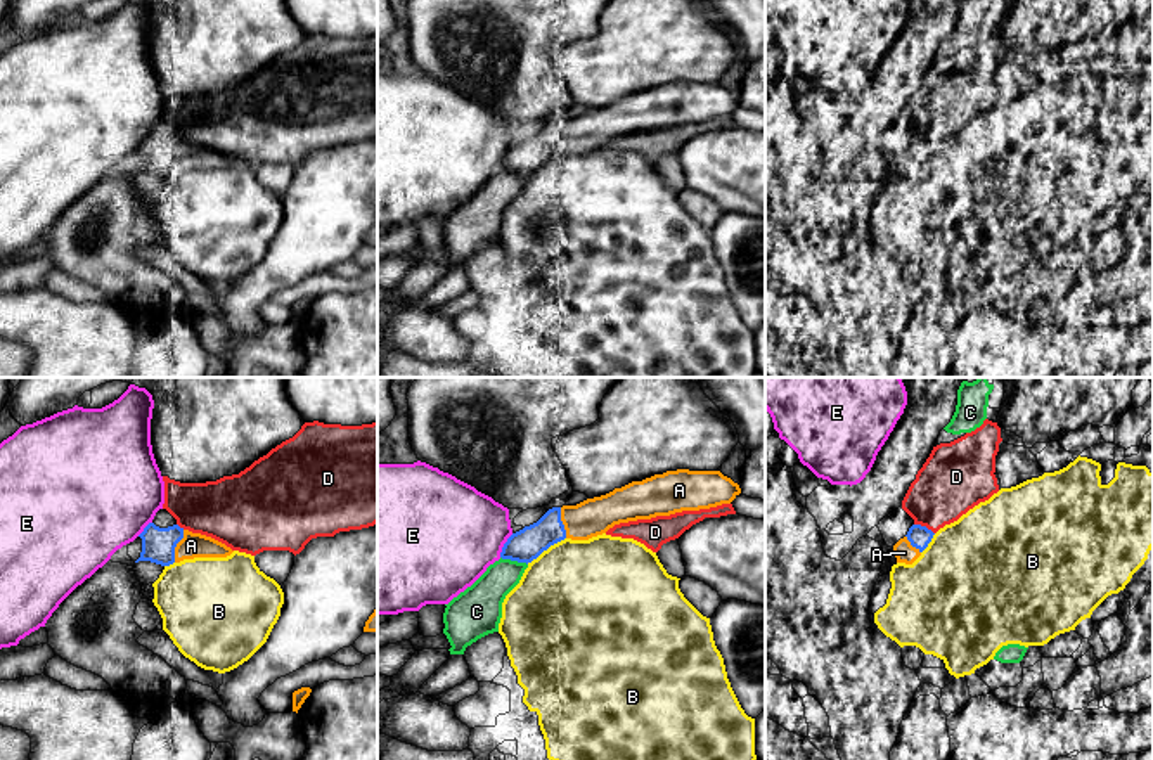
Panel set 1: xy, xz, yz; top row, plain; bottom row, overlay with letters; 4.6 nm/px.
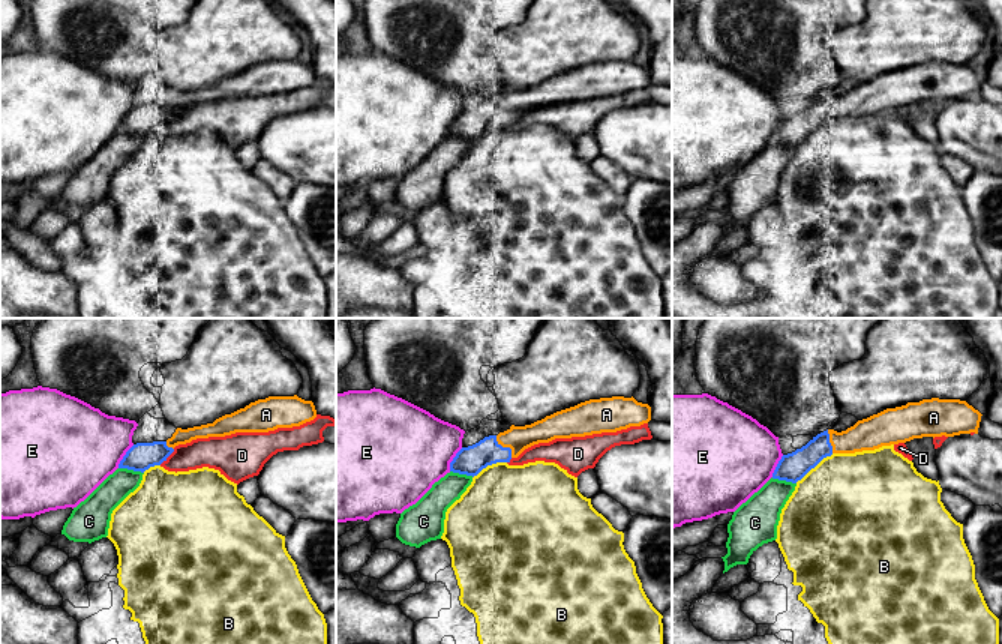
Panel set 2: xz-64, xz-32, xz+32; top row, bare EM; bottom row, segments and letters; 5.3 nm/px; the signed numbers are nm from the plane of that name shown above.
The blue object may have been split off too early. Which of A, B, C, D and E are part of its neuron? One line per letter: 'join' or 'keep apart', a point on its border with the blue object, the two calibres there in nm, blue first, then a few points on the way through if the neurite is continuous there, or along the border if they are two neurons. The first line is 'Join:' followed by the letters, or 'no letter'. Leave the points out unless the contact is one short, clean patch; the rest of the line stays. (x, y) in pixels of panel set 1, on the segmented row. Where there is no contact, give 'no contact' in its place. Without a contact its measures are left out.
Join: A
A: join; meets blue in xy at (175, 546); 160 nm thick on the blue side, 110 nm on the other
B: keep apart; meets blue in xz at (546, 549); 150 nm thick on the blue side, 500 nm on the other
C: keep apart; meets blue in xz at (515, 560); 150 nm thick on the blue side, 180 nm on the other
D: keep apart; meets blue in yz at (925, 527); 100 nm thick on the blue side, 300 nm on the other
E: keep apart; meets blue in xz at (504, 546); 150 nm thick on the blue side, 460 nm on the other

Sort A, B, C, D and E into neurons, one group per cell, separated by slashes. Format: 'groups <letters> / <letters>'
groups A / B / C / D / E

